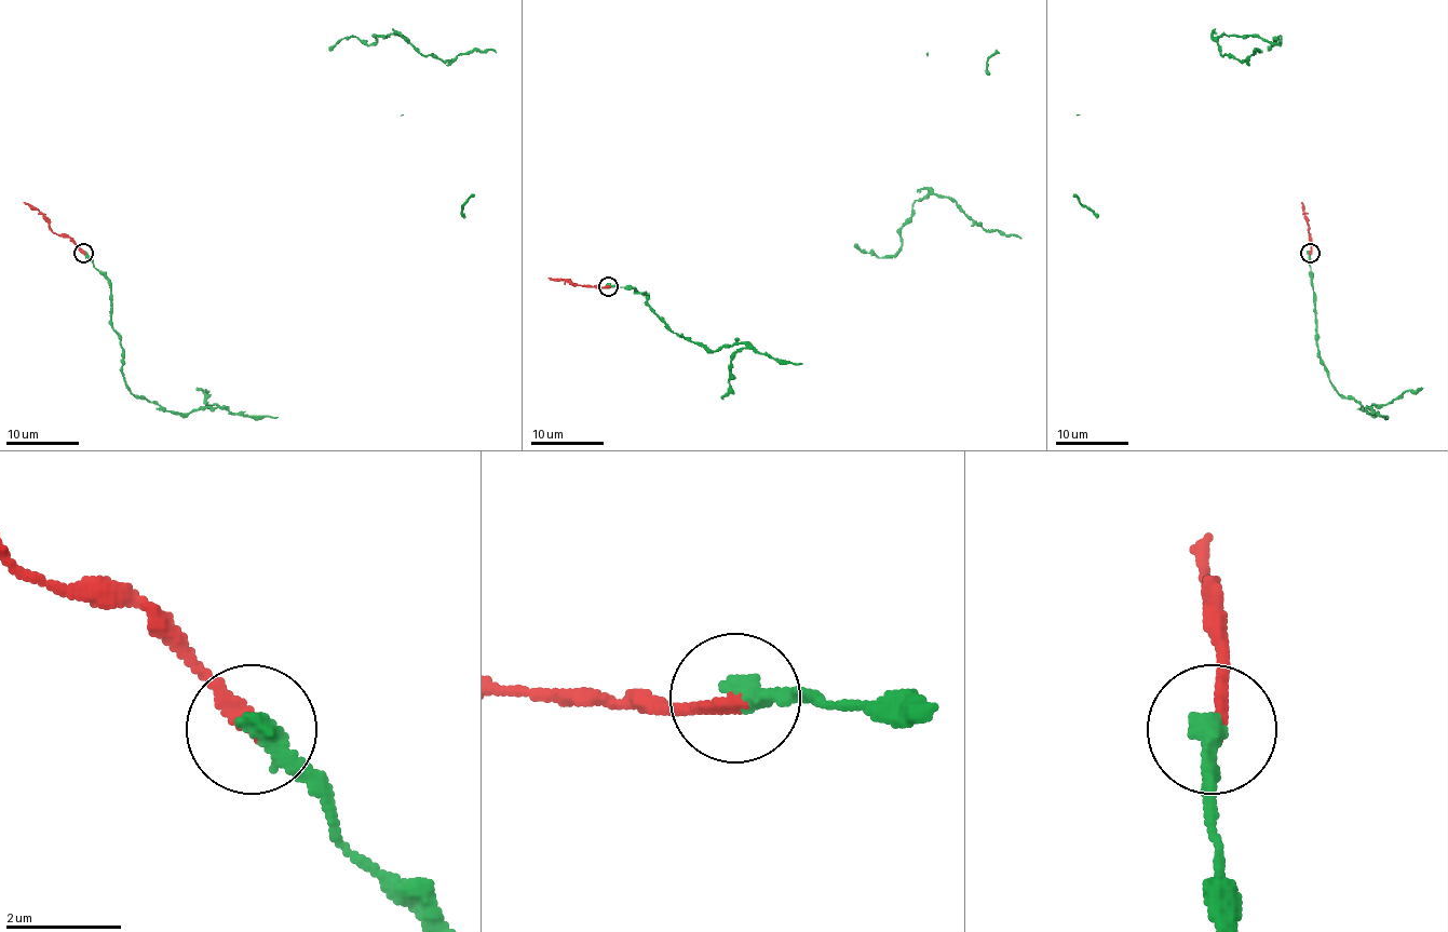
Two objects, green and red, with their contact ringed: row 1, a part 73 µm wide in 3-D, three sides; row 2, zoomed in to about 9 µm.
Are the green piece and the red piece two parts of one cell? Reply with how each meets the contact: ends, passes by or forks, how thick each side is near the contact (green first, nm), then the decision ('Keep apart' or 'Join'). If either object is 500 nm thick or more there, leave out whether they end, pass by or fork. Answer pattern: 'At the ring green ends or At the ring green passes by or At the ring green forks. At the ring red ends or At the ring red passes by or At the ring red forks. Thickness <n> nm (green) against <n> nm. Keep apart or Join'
At the ring green ends. At the ring red ends. Thickness 360 nm (green) against 280 nm. Join

